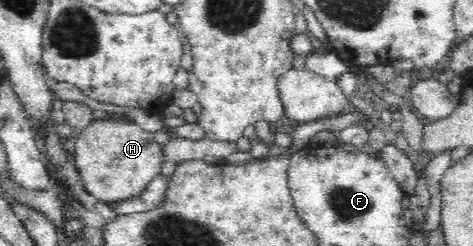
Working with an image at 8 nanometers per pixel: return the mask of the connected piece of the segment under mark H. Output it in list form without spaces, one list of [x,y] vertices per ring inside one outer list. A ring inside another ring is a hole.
[[[94,120],[73,142],[75,165],[84,189],[98,201],[119,202],[137,197],[161,173],[163,145],[155,141],[153,133],[131,121]]]

